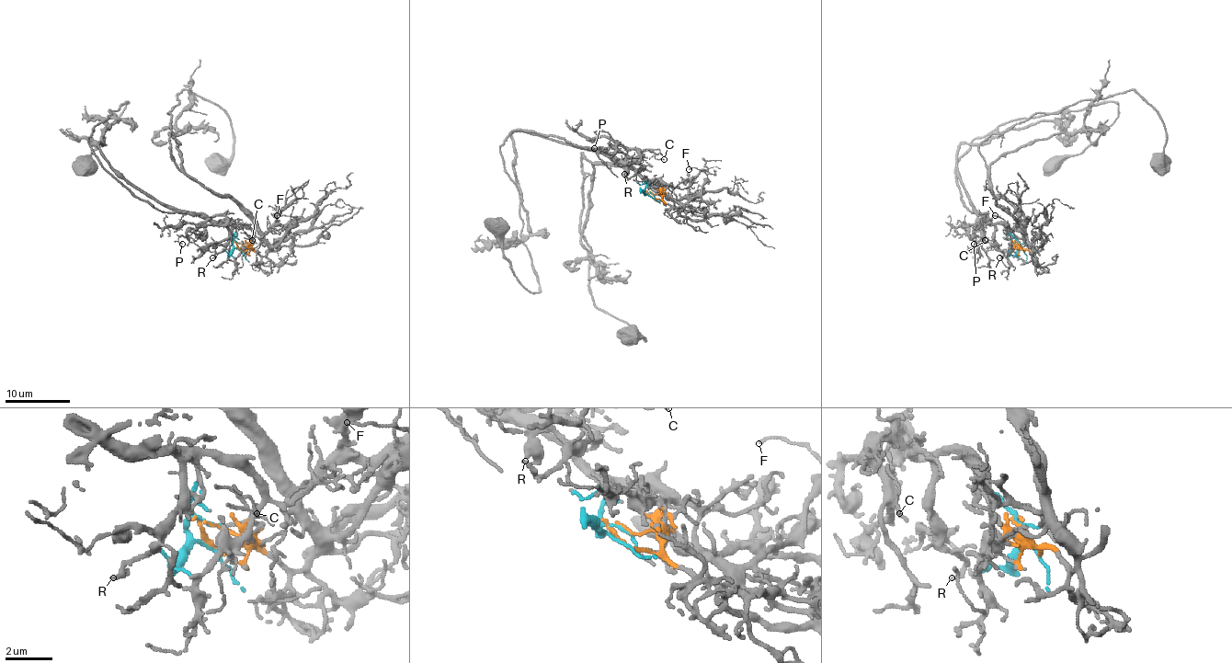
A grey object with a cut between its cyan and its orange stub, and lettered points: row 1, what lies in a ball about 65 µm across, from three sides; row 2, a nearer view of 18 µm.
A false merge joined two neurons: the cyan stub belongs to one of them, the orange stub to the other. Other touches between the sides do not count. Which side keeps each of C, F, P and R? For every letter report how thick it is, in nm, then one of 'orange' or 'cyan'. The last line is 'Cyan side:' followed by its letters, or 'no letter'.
C: 100 nm thick; cyan
F: 80 nm thick; orange
P: 70 nm thick; cyan
R: 130 nm thick; cyan
Cyan side: C, P, R

